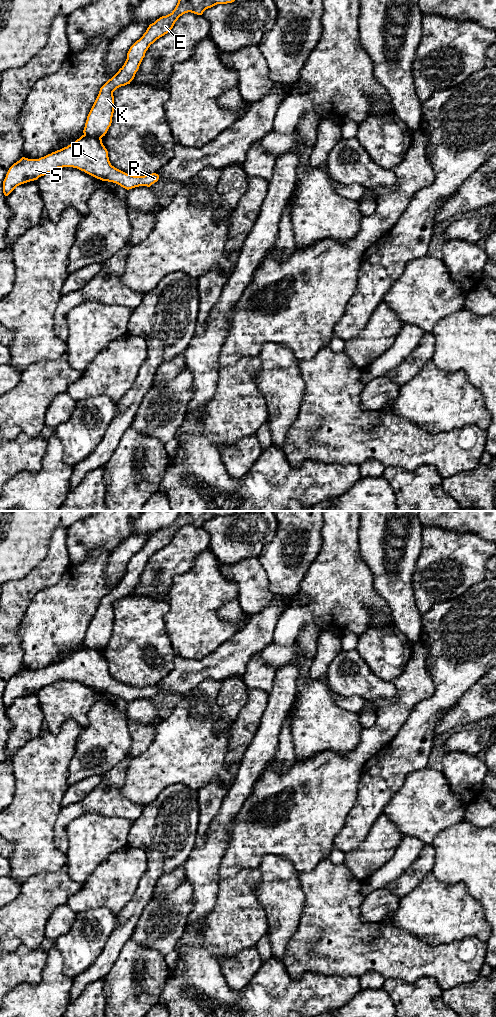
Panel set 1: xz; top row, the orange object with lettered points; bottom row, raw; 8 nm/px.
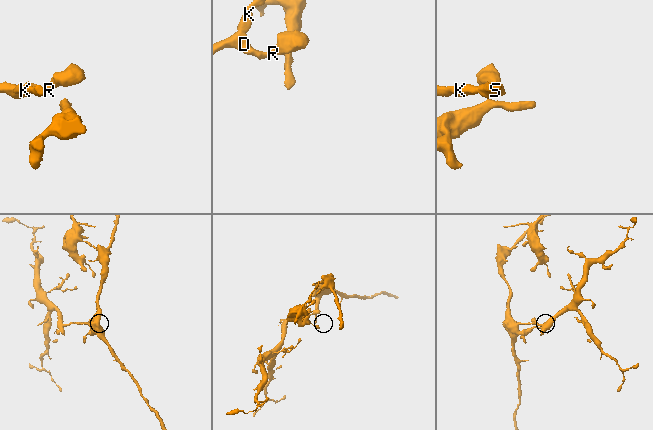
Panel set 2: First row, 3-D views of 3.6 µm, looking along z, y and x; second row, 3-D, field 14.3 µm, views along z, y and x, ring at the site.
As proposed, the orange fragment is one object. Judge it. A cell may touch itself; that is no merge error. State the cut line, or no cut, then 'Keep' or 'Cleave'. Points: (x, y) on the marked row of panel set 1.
Split along xz (84, 134), (100, 138). Cleave

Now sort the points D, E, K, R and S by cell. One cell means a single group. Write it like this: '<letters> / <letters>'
D R S / E K

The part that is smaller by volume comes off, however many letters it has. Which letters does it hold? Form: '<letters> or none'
D, R, S

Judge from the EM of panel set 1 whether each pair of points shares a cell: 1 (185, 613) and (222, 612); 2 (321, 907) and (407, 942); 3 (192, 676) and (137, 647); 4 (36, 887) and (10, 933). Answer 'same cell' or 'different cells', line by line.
1: different cells
2: same cell
3: different cells
4: same cell

